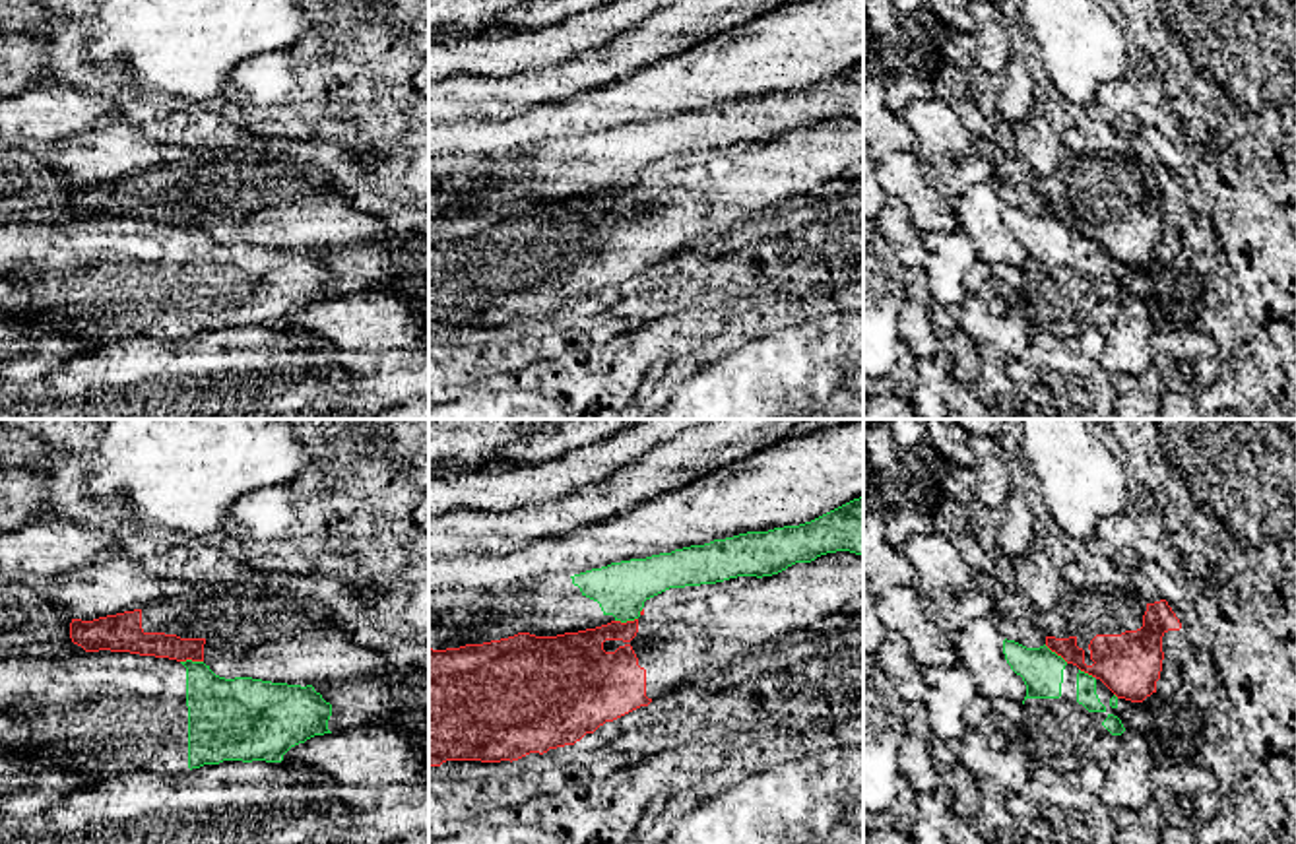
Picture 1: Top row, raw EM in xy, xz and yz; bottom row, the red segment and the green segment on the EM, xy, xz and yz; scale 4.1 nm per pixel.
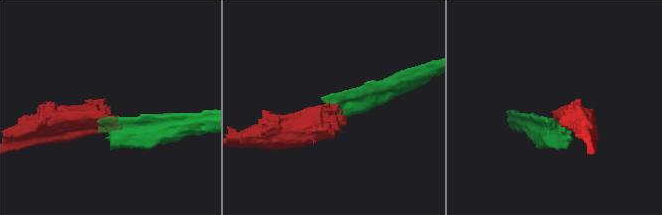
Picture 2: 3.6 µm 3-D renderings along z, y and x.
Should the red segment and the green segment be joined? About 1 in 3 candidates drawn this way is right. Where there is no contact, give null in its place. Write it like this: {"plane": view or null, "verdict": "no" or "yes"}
{"plane": "xy", "verdict": "no"}

